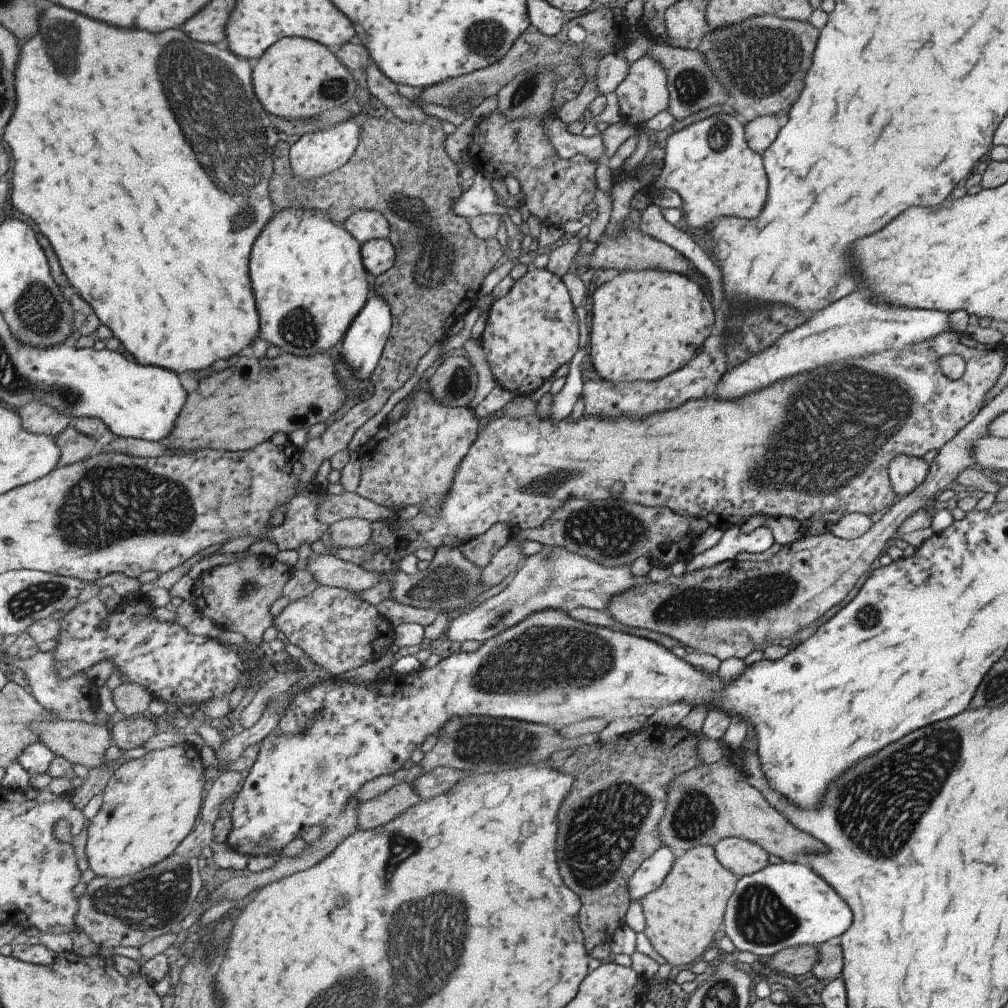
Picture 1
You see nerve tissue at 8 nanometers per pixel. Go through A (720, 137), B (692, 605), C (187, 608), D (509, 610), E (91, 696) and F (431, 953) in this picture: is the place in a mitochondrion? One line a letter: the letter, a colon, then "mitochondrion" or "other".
A: mitochondrion
B: mitochondrion
C: other
D: mitochondrion
E: other
F: mitochondrion

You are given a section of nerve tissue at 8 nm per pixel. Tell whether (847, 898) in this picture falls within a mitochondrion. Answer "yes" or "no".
no

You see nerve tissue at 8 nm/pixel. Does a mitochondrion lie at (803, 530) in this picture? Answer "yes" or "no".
no

